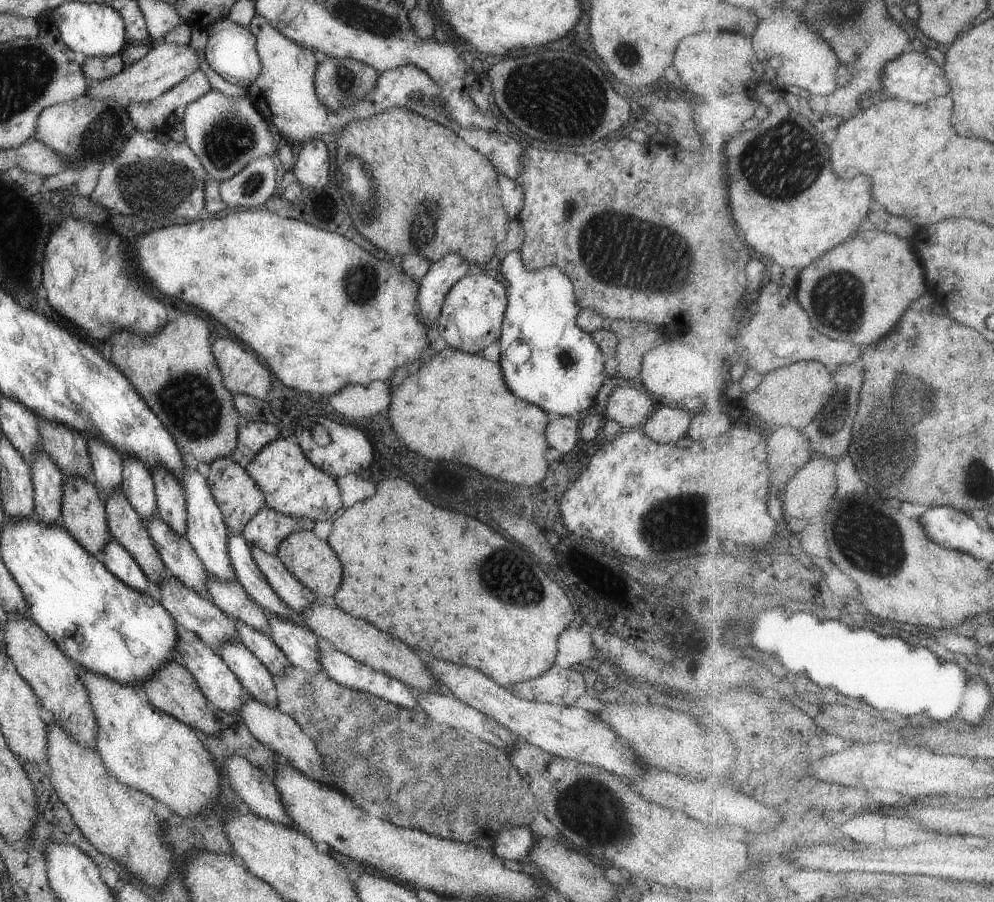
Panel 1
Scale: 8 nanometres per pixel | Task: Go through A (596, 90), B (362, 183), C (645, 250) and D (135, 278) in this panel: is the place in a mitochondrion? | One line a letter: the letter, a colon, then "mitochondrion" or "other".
A: mitochondrion
B: mitochondrion
C: mitochondrion
D: other

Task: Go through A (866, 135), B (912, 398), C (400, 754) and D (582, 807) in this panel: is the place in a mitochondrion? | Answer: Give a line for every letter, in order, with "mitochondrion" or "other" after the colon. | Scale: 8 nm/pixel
A: other
B: mitochondrion
C: mitochondrion
D: mitochondrion

